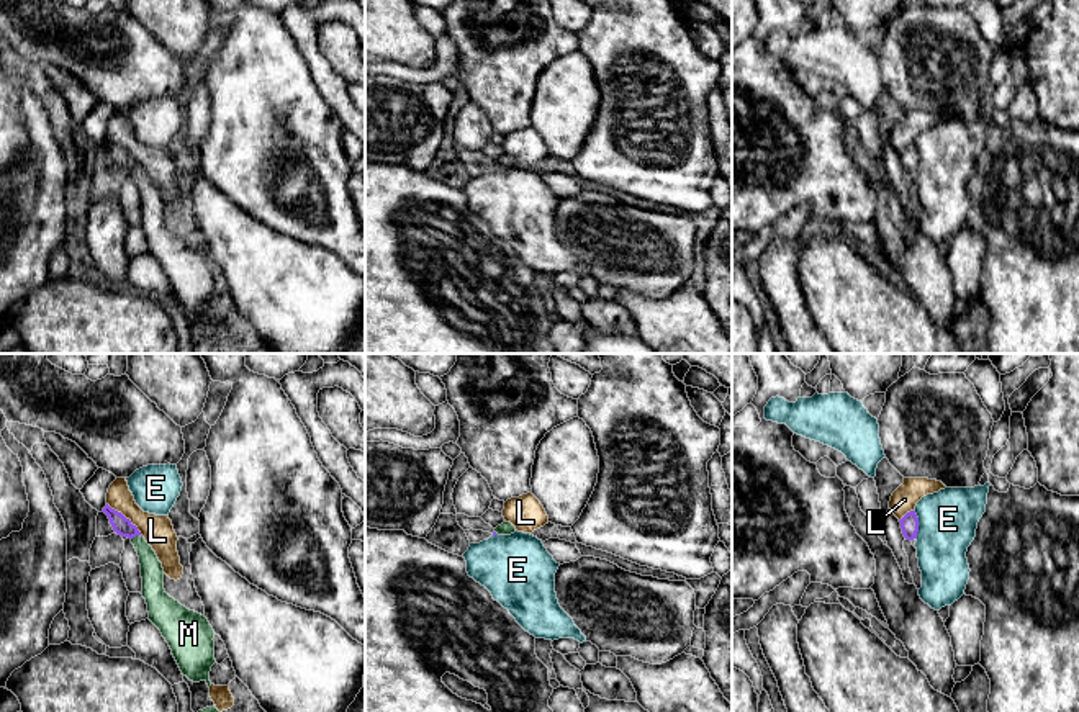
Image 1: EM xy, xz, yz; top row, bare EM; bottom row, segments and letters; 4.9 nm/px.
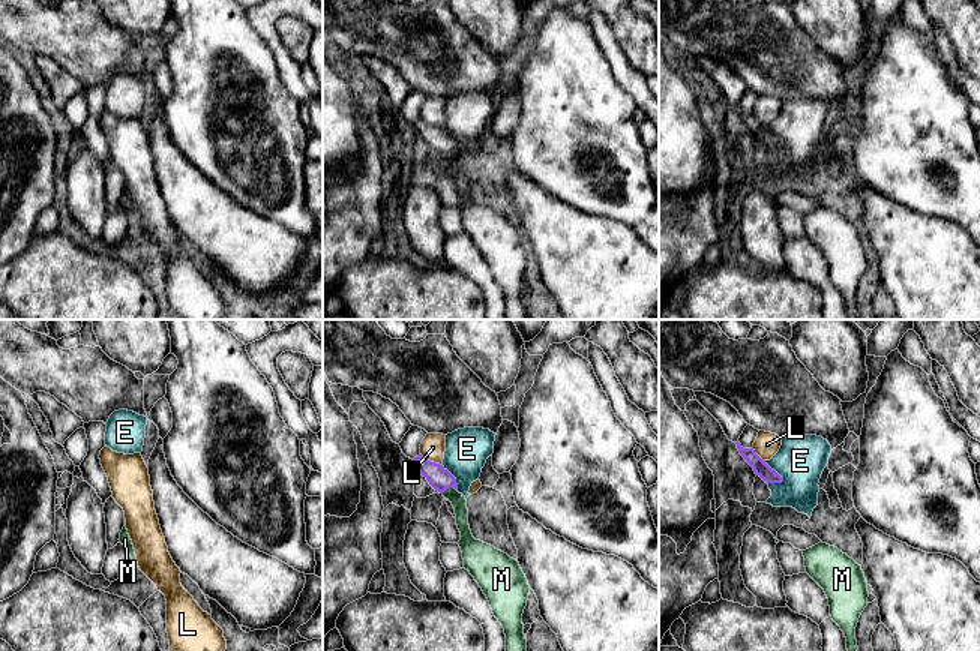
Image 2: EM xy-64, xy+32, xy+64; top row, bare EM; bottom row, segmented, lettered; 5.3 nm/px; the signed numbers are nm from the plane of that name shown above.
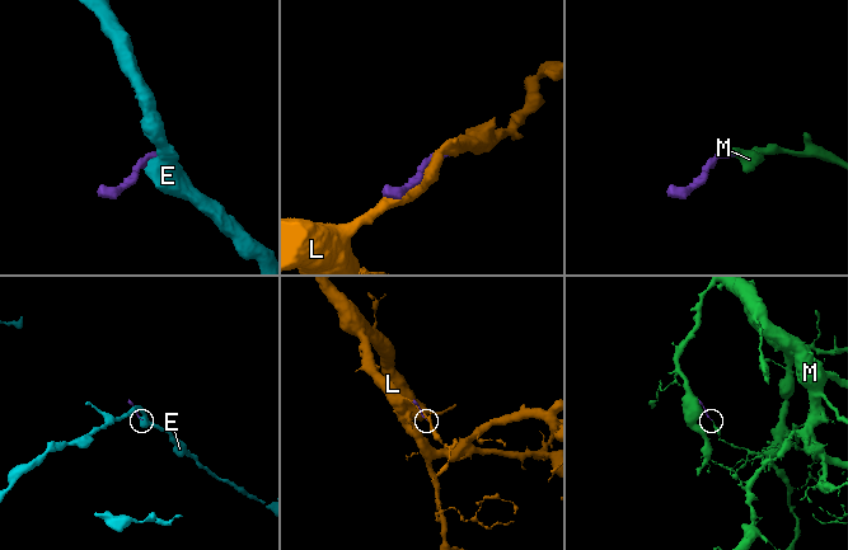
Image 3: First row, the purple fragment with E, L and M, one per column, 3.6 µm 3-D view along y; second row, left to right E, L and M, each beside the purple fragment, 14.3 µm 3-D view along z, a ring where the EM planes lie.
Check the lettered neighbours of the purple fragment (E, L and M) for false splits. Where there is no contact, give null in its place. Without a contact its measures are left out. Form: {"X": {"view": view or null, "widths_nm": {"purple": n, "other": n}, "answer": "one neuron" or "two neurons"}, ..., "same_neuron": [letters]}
{"E": {"view": "yz", "widths_nm": {"purple": 90, "other": 280}, "answer": "two neurons"}, "L": {"view": "xy", "widths_nm": {"purple": 90, "other": 150}, "answer": "two neurons"}, "M": {"view": "xy", "widths_nm": {"purple": 90, "other": 110}, "answer": "one neuron"}, "same_neuron": ["M"]}

